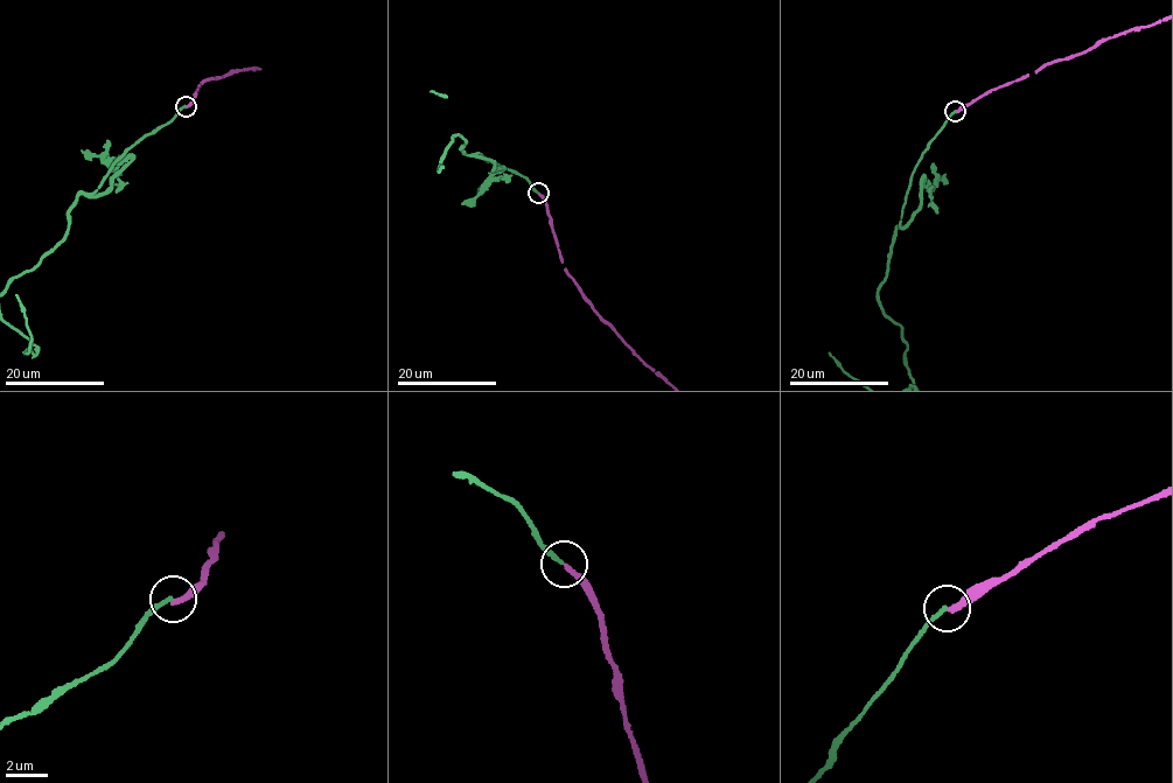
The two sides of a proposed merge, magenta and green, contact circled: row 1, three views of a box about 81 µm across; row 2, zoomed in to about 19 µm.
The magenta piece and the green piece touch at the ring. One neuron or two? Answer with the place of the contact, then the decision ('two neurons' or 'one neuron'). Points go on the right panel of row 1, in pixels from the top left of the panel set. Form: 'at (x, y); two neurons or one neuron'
at (955, 111); two neurons

